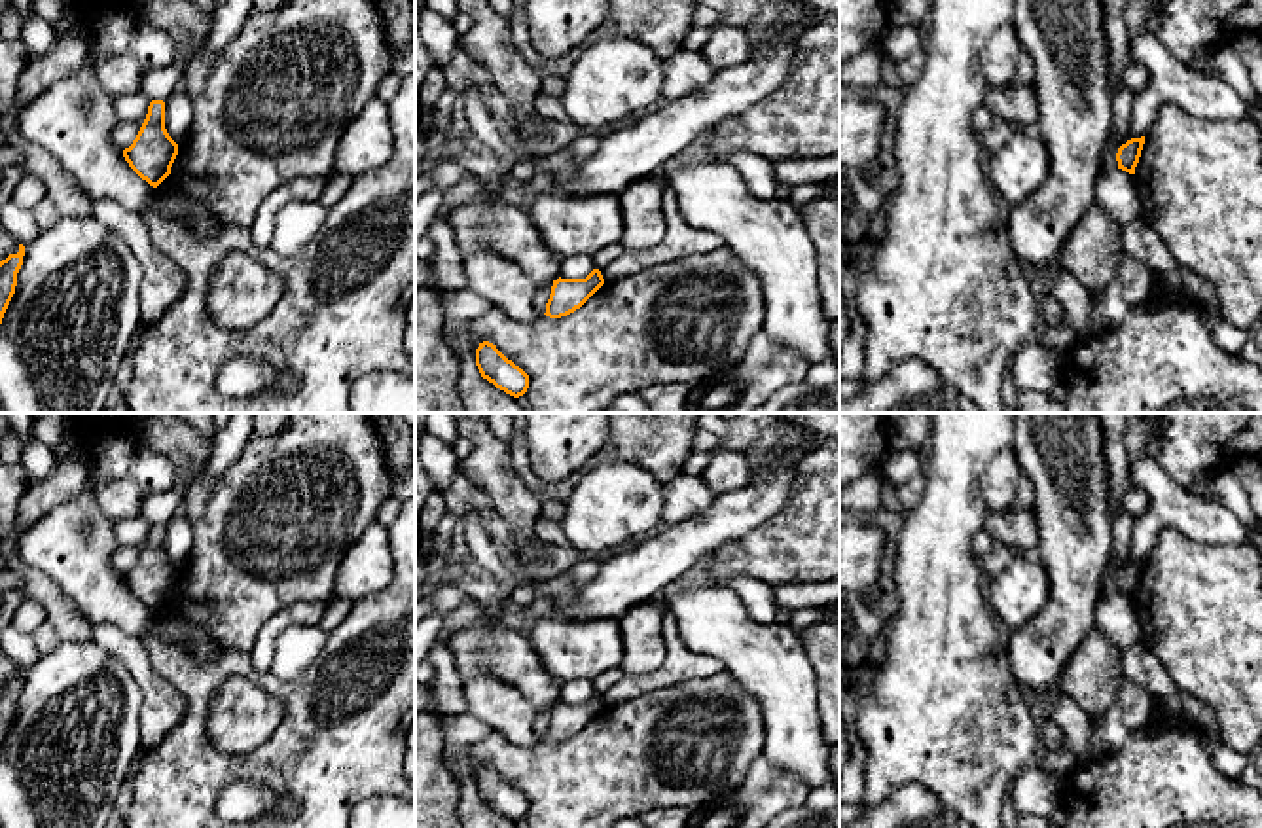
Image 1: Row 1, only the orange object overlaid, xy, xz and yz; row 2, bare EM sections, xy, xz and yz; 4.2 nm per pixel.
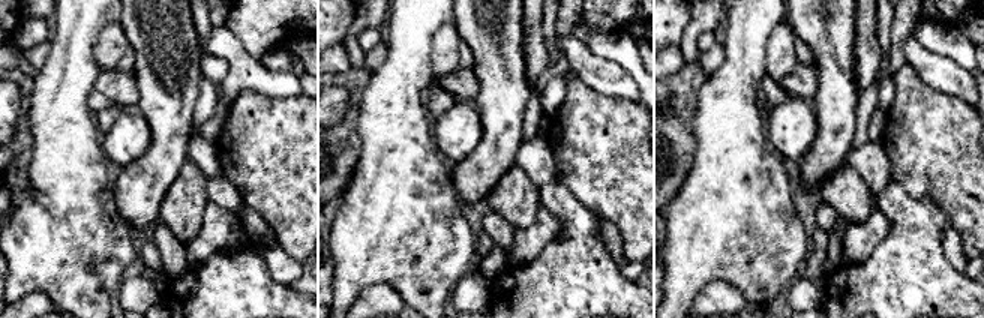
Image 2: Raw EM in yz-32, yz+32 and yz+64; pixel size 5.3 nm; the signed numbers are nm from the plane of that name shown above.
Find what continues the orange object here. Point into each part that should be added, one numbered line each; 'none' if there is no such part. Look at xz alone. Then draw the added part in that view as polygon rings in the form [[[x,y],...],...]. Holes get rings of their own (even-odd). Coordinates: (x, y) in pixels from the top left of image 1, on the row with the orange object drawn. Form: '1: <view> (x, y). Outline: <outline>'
none

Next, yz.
none

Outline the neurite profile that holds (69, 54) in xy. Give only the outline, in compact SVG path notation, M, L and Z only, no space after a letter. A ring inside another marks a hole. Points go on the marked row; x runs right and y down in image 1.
M63 15L55 32L55 45L44 55L28 57L17 80L17 99L21 106L32 102L49 85L74 76L89 57L78 21Z

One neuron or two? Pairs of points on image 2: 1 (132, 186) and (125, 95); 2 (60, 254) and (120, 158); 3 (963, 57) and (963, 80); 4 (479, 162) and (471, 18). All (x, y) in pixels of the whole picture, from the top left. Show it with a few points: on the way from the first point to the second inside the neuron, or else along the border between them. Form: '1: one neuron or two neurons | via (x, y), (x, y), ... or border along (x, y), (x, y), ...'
1: two neurons | border along (132, 72), (138, 90), (137, 107)
2: two neurons | border along (101, 144), (110, 162)
3: two neurons | border along (932, 51), (953, 59), (968, 71)
4: one neuron | via (497, 126), (497, 54)

